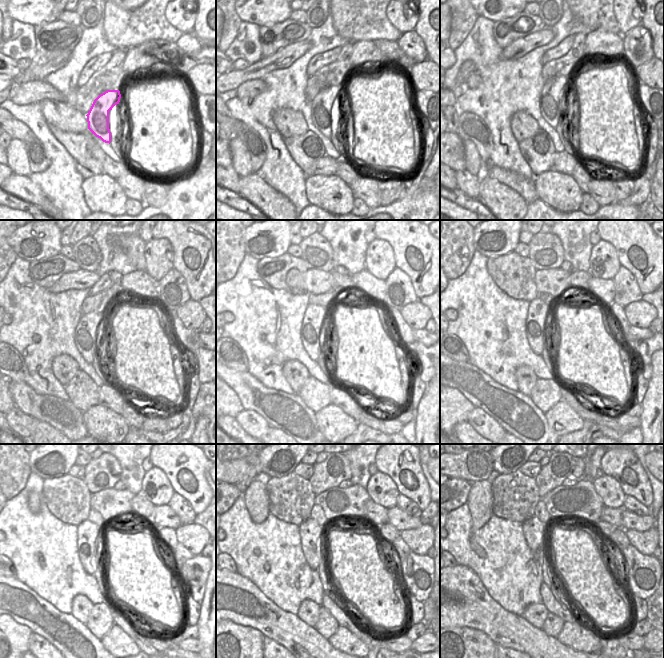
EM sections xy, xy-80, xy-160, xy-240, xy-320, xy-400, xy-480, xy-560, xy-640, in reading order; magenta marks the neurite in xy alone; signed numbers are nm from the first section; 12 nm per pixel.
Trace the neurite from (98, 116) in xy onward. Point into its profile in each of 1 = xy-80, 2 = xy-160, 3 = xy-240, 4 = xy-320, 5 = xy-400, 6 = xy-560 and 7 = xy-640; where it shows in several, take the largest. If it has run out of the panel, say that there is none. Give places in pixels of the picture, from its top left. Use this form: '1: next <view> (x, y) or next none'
1: next xy-80 (324, 103)
2: next xy-160 (550, 100)
3: next xy-240 (96, 323)
4: next xy-320 (316, 314)
5: next xy-400 (536, 324)
6: next xy-560 (311, 533)
7: next xy-640 (534, 531)

